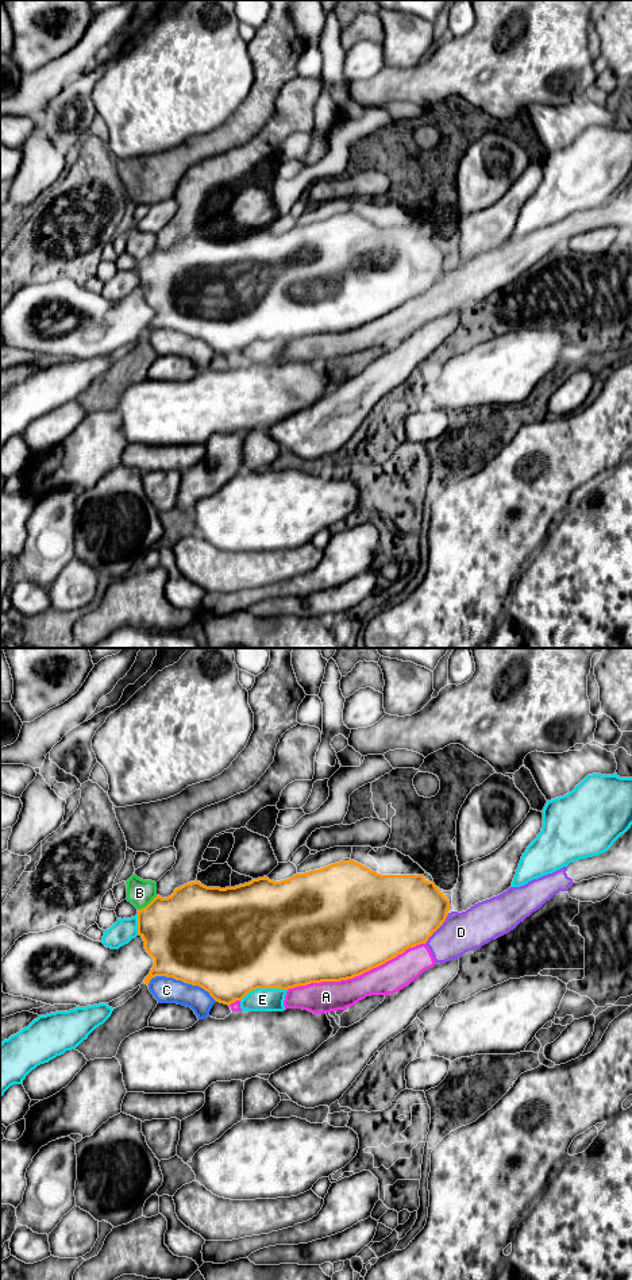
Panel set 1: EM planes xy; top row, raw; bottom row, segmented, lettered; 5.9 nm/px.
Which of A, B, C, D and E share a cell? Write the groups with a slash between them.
A D / B / C / E

